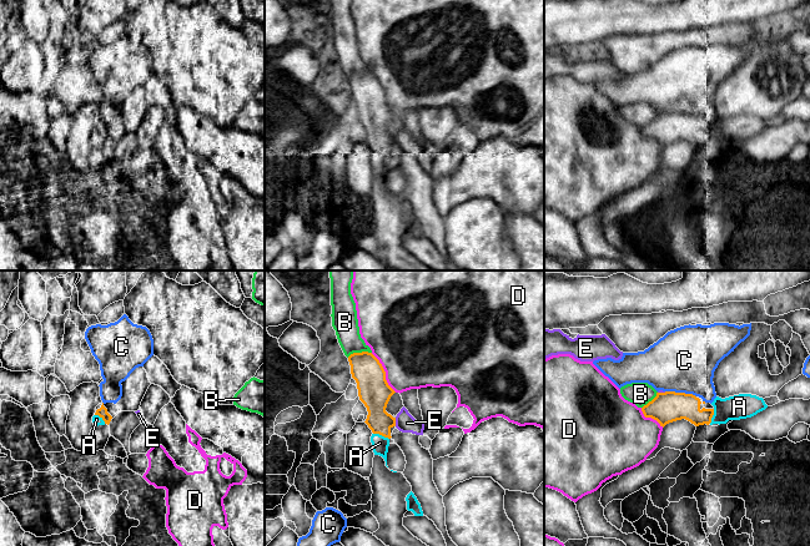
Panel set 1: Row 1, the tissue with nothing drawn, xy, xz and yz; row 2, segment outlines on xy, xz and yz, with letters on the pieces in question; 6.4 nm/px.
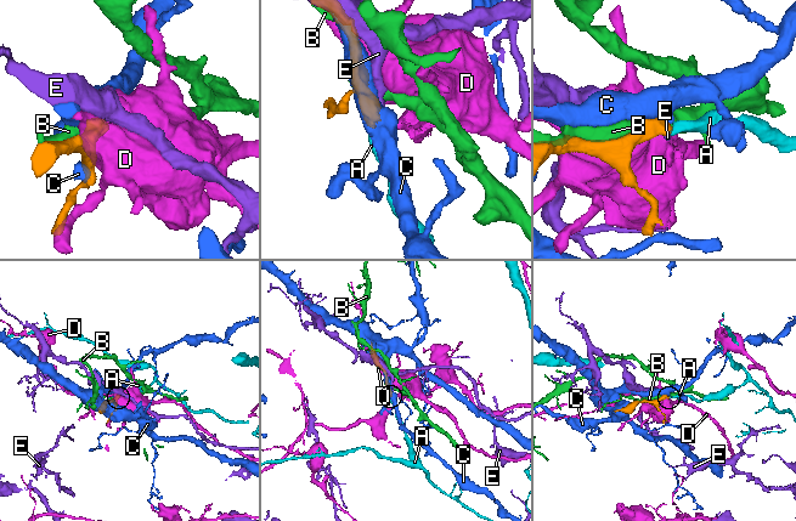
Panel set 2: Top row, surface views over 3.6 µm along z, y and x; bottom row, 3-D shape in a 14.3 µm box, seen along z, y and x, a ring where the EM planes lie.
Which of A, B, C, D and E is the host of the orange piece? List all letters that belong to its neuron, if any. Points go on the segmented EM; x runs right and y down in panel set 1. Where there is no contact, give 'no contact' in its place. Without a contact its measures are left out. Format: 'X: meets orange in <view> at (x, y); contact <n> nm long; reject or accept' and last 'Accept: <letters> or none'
A: meets orange in xz at (381, 434); contact 110 nm long; accept
B: meets orange in xz at (358, 353); contact 160 nm long; reject
C: meets orange in yz at (680, 393); contact 200 nm long; reject
D: meets orange in xz at (385, 373); contact 300 nm long; reject
E: meets orange in xz at (395, 421); contact 60 nm long; reject
Accept: A

